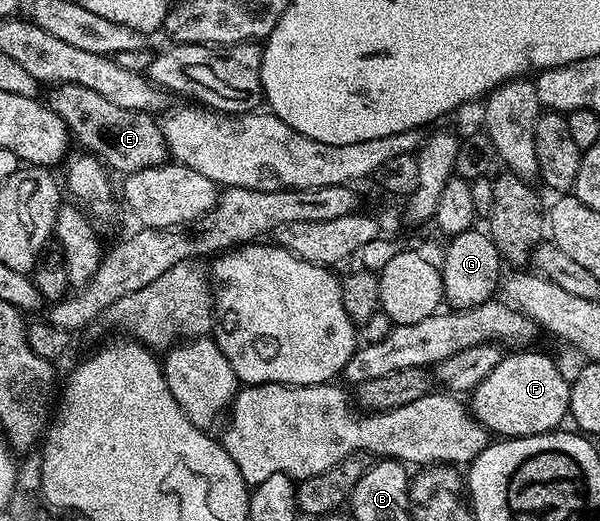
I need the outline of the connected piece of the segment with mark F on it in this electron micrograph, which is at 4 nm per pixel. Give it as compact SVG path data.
M528 351L507 353L469 395L470 413L491 435L527 438L533 434L551 433L565 423L562 421L567 421L571 383L552 361Z

